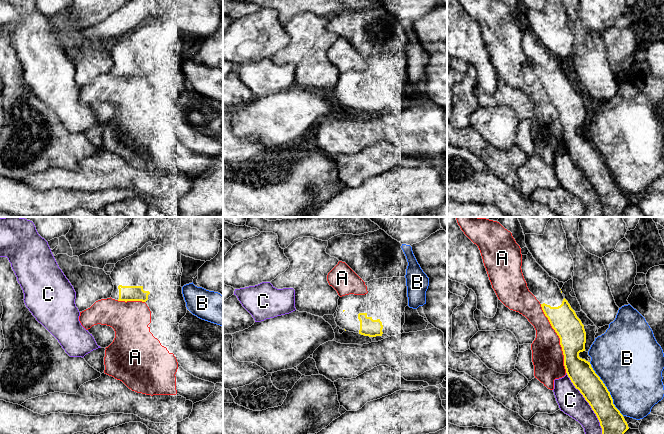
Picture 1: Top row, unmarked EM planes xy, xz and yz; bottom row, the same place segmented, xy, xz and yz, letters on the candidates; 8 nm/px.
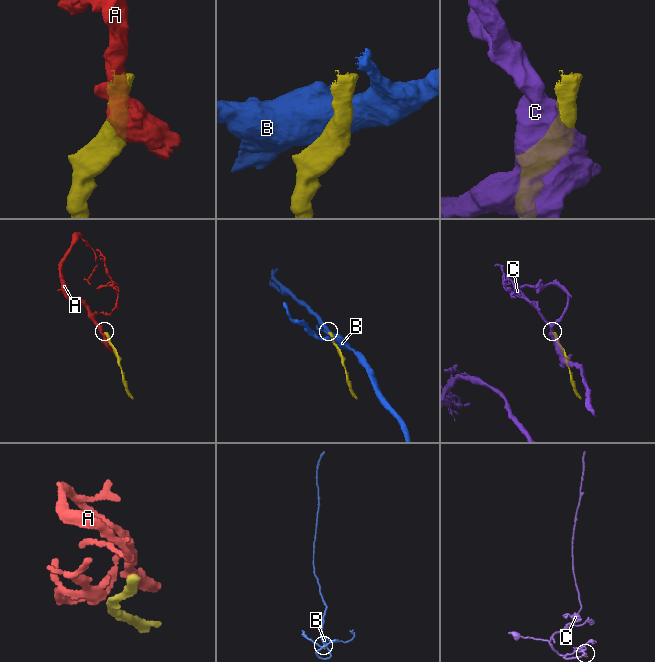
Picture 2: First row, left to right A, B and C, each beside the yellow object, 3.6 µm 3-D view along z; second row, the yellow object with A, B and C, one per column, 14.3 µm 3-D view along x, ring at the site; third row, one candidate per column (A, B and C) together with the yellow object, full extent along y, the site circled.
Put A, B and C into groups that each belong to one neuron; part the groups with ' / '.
A / B / C

